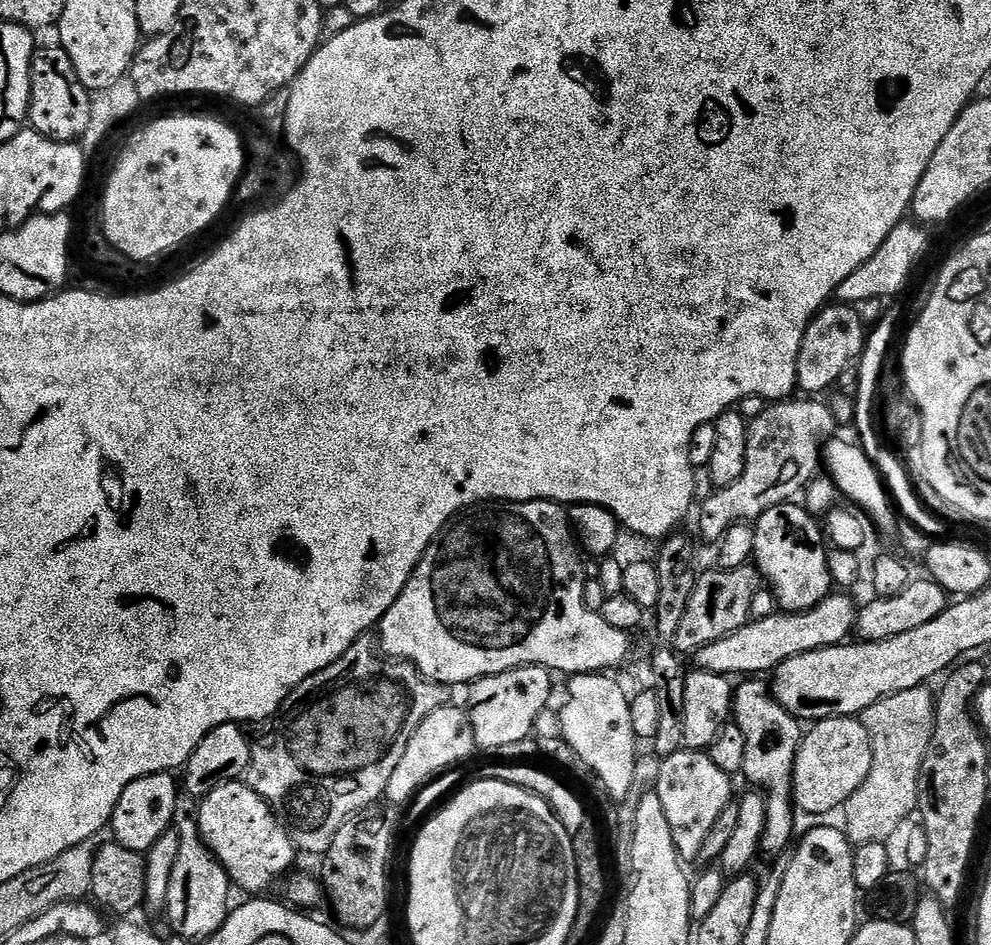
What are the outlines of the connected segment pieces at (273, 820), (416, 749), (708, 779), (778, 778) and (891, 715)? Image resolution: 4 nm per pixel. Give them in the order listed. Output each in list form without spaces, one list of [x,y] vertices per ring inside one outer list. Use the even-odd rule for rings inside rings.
[[[244,782],[223,784],[214,789],[209,796],[199,801],[200,806],[200,836],[208,849],[216,855],[216,861],[226,870],[229,880],[244,894],[264,894],[275,880],[283,881],[293,871],[298,849],[288,835],[287,827],[272,807]]]
[[[445,706],[434,710],[418,726],[418,730],[408,739],[406,754],[402,754],[402,762],[394,770],[388,783],[386,800],[392,806],[404,806],[404,803],[427,782],[431,776],[447,770],[451,764],[460,764],[478,752],[472,723],[465,709]]]
[[[681,750],[661,759],[654,791],[662,801],[666,822],[670,822],[670,834],[674,834],[674,846],[681,861],[700,860],[706,834],[710,834],[714,822],[718,822],[718,814],[722,814],[722,810],[733,803],[732,784],[733,777],[726,770],[721,770],[707,751]]]
[[[748,678],[735,689],[732,702],[732,714],[738,730],[746,738],[746,762],[743,779],[755,786],[765,795],[766,826],[760,839],[760,852],[776,856],[779,852],[787,853],[793,843],[796,832],[796,816],[793,803],[793,776],[795,758],[802,739],[802,724],[783,708],[772,695],[769,685],[763,679]]]
[[[925,686],[902,690],[902,694],[879,700],[862,714],[862,721],[872,739],[873,766],[862,786],[842,807],[842,815],[848,823],[848,839],[853,845],[891,841],[891,836],[903,826],[904,819],[917,811],[922,762],[936,728],[936,696],[930,689]]]

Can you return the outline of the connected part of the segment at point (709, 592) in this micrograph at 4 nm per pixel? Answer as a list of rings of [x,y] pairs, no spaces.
[[[746,563],[737,568],[715,571],[704,572],[694,586],[674,643],[681,653],[695,654],[702,646],[710,646],[710,642],[718,642],[718,638],[726,638],[726,634],[742,630],[742,626],[746,626],[753,619],[752,603],[760,592],[760,584],[762,588],[759,568]]]

